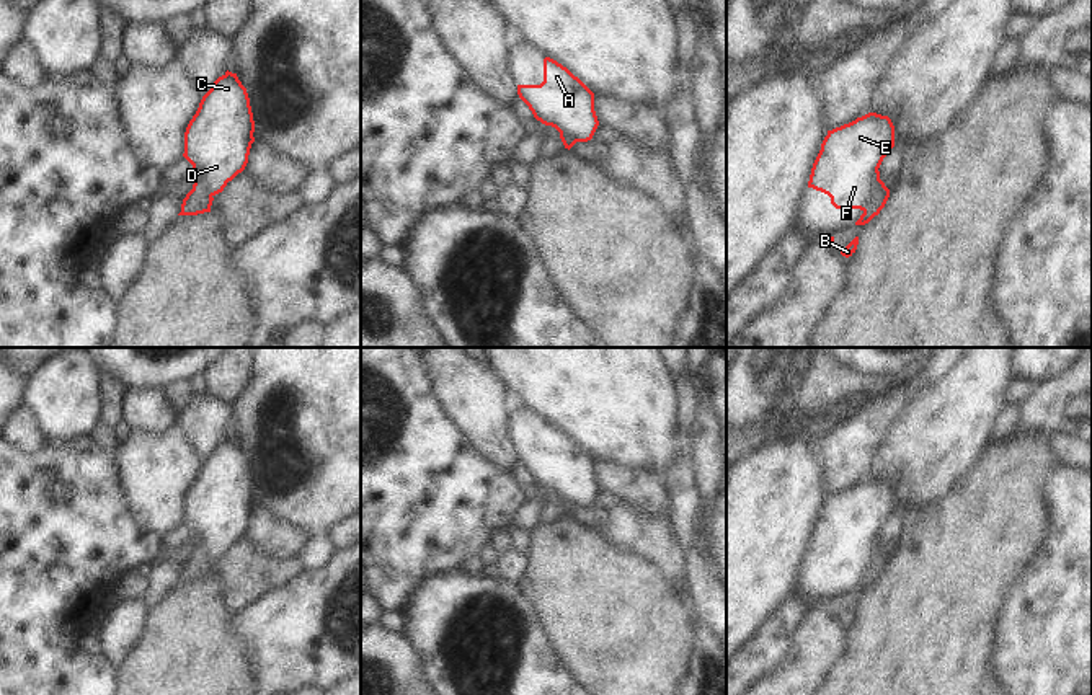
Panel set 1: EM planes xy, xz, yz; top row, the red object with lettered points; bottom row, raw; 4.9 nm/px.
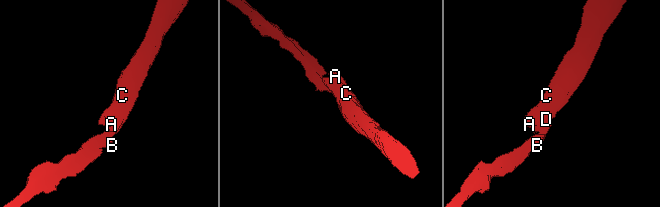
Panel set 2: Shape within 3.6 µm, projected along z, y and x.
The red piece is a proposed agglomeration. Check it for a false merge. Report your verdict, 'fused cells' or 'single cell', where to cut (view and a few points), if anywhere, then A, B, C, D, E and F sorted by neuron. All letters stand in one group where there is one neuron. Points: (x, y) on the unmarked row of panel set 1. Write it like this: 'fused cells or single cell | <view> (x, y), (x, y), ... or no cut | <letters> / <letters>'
fused cells | yz (878, 544), (864, 576) | A C D E F / B

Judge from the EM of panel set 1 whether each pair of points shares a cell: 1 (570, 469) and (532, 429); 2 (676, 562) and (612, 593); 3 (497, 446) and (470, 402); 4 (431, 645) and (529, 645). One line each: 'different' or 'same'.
1: same
2: different
3: same
4: same

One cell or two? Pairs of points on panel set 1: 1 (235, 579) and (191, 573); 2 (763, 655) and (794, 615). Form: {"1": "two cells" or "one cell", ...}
{"1": "one cell", "2": "one cell"}

